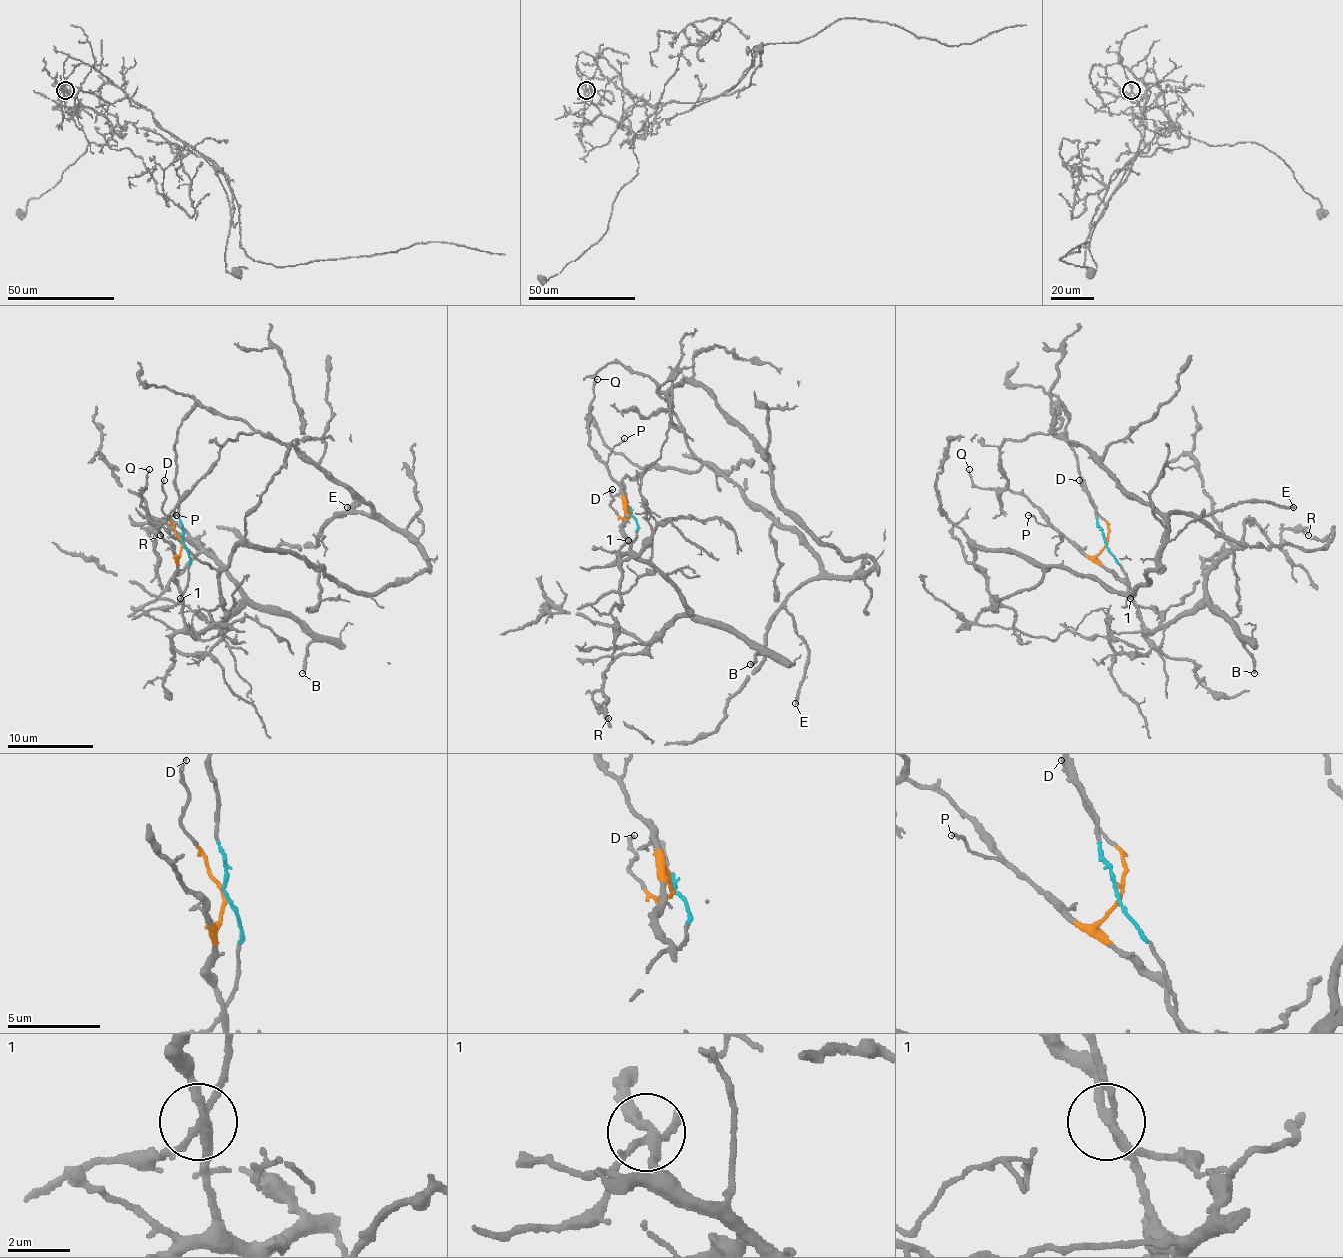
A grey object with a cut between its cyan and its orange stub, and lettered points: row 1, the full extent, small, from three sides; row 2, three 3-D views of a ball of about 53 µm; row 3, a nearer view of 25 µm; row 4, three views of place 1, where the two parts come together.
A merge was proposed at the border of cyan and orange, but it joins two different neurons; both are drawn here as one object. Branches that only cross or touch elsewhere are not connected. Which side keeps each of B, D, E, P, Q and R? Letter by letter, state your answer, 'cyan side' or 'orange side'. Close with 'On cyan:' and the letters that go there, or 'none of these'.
B: orange side
D: orange side
E: cyan side
P: orange side
Q: orange side
R: orange side
On cyan: E

